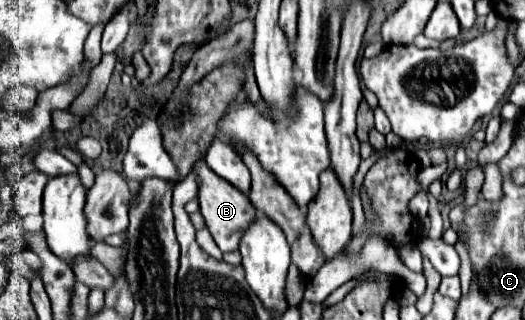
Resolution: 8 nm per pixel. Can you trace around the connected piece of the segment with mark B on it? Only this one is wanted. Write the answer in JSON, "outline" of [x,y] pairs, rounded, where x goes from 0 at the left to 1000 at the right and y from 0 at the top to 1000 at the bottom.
{"outline":[[[379,497],[368,528],[371,528],[371,547],[379,559],[379,609],[375,616],[379,616],[383,672],[390,684],[394,716],[402,722],[402,734],[421,784],[448,784],[463,716],[474,697],[482,697],[482,684],[486,684],[486,647],[455,591],[448,591],[436,566],[425,566],[417,547],[410,547],[394,522],[394,509],[387,509],[387,497]]]}

